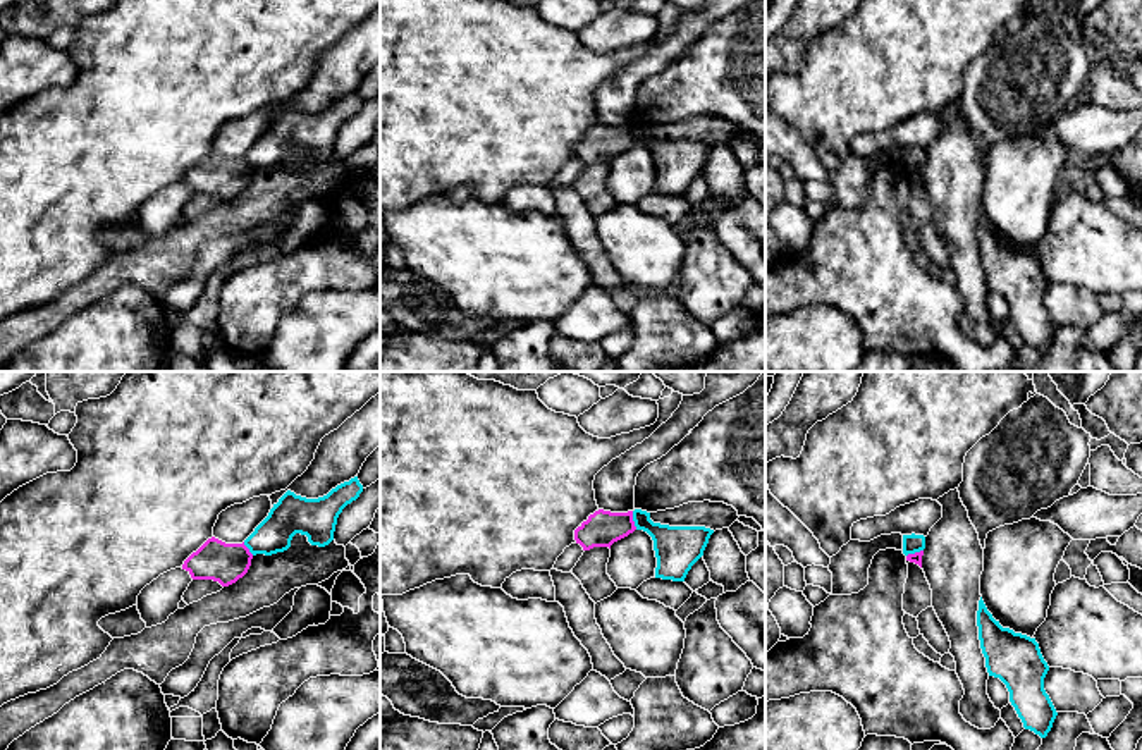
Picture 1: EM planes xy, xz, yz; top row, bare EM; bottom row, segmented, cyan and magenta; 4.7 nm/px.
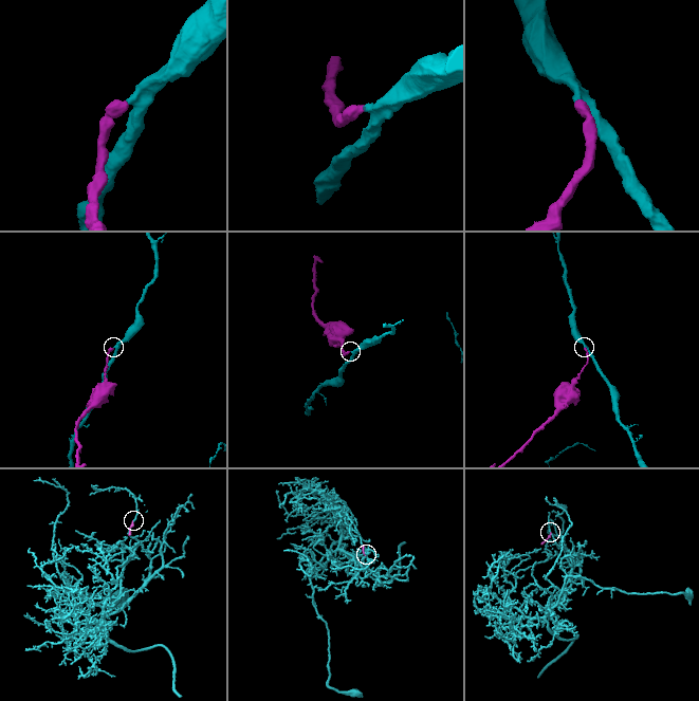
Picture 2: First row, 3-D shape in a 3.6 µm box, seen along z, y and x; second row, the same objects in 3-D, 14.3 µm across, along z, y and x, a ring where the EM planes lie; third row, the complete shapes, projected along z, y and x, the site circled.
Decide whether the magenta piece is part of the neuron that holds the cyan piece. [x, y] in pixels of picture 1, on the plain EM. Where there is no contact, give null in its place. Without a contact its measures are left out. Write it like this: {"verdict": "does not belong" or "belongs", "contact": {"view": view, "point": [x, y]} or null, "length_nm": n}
{"verdict": "does not belong", "contact": {"view": "xz", "point": [633, 135]}, "length_nm": 90}

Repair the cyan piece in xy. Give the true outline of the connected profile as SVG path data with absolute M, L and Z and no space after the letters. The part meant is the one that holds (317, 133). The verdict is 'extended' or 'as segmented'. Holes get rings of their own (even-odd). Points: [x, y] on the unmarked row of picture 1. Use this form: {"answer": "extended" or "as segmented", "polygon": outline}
{"answer": "as segmented", "polygon": "M358 91L332 103L318 114L306 114L287 105L268 131L244 155L253 170L272 170L291 162L296 148L306 150L311 160L325 162L334 155L342 124L363 107Z"}

